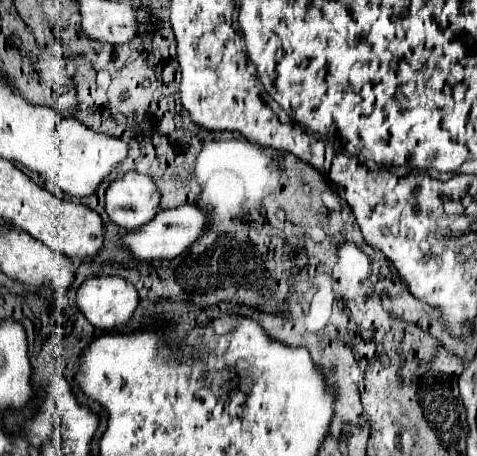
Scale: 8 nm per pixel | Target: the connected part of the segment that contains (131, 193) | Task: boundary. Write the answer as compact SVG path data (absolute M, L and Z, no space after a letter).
M129 171L109 183L105 191L105 215L121 229L137 229L151 221L159 207L159 193L149 175Z

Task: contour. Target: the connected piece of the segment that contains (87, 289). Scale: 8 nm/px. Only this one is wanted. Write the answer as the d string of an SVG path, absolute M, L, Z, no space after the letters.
M87 277L75 295L79 313L97 329L125 325L137 307L137 289L123 277Z

